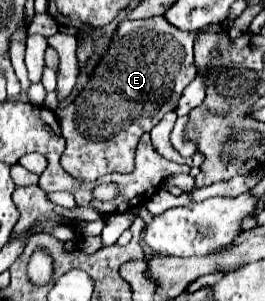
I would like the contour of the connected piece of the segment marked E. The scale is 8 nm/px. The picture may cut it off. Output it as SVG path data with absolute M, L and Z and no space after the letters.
M152 16L152 18L144 18L144 20L122 20L122 22L120 22L120 28L118 28L116 36L114 36L114 40L112 40L110 50L106 52L106 56L102 58L102 62L100 62L98 68L94 70L94 76L90 78L90 82L86 84L86 88L80 92L80 96L78 96L70 106L66 106L64 110L60 110L60 108L56 110L56 118L58 118L58 122L60 122L62 136L66 138L66 150L64 150L64 154L62 154L62 168L64 168L70 176L74 176L74 178L80 180L80 182L94 182L94 180L98 180L98 178L102 178L104 174L110 174L110 172L132 172L132 168L134 168L134 152L136 152L136 144L138 144L140 136L146 134L146 132L150 132L150 130L162 120L164 114L176 110L182 90L184 90L184 88L194 80L194 76L196 76L194 50L192 50L194 38L196 38L196 32L182 32L182 30L174 28L172 24L168 24L168 22L164 20L164 16Z

